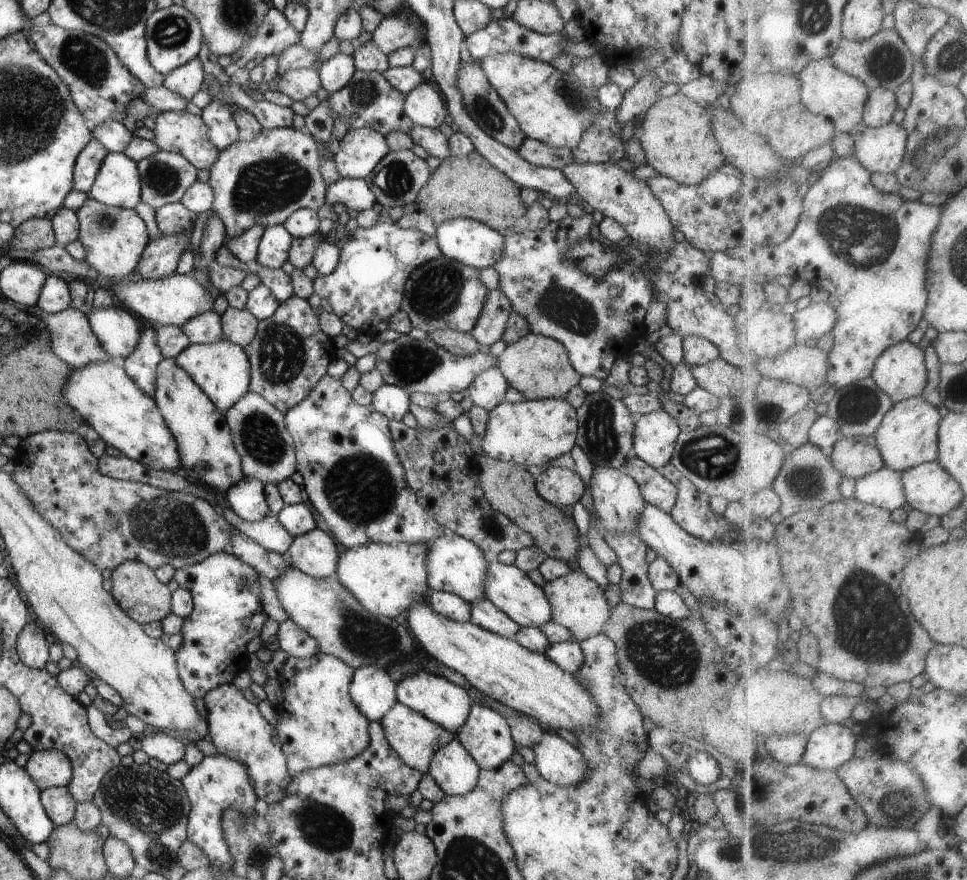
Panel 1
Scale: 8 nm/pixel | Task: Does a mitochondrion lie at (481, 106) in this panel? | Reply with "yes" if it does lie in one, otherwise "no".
yes

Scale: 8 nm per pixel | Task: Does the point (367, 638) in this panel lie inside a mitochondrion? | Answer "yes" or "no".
yes

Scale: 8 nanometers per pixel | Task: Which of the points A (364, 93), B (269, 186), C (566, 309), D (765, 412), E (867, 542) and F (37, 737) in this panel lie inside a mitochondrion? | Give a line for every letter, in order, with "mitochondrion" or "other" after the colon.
A: mitochondrion
B: mitochondrion
C: mitochondrion
D: mitochondrion
E: other
F: other

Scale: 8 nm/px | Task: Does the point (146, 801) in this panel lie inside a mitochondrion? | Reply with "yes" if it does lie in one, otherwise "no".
yes

